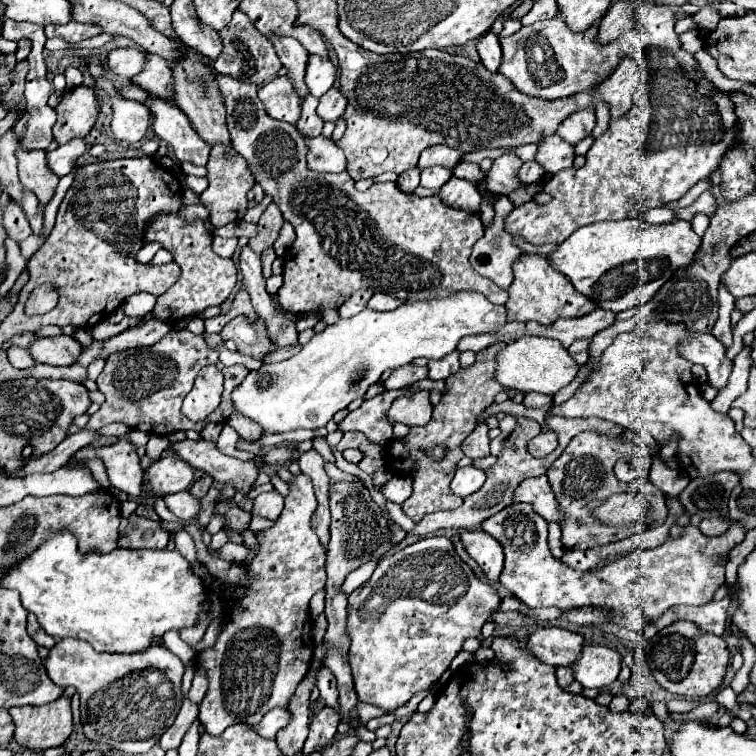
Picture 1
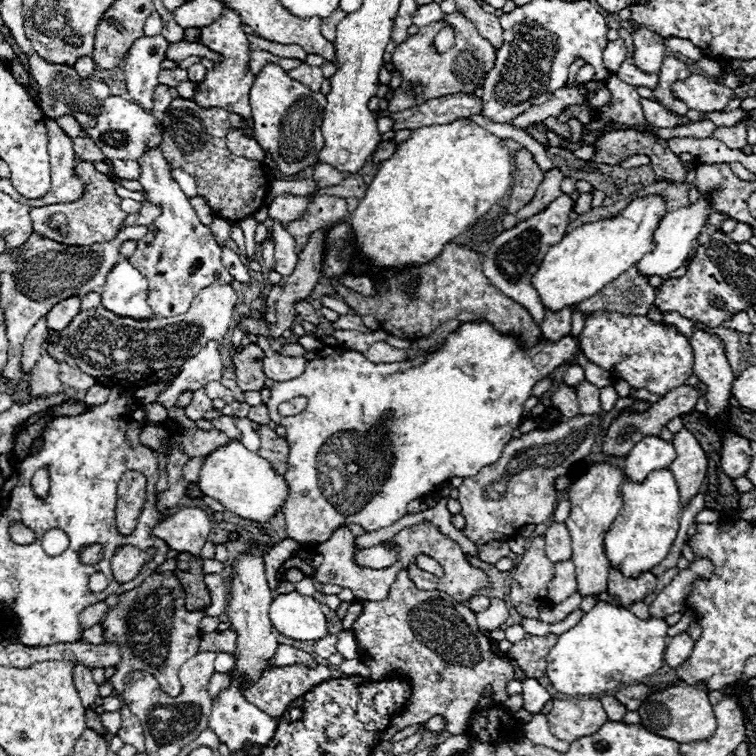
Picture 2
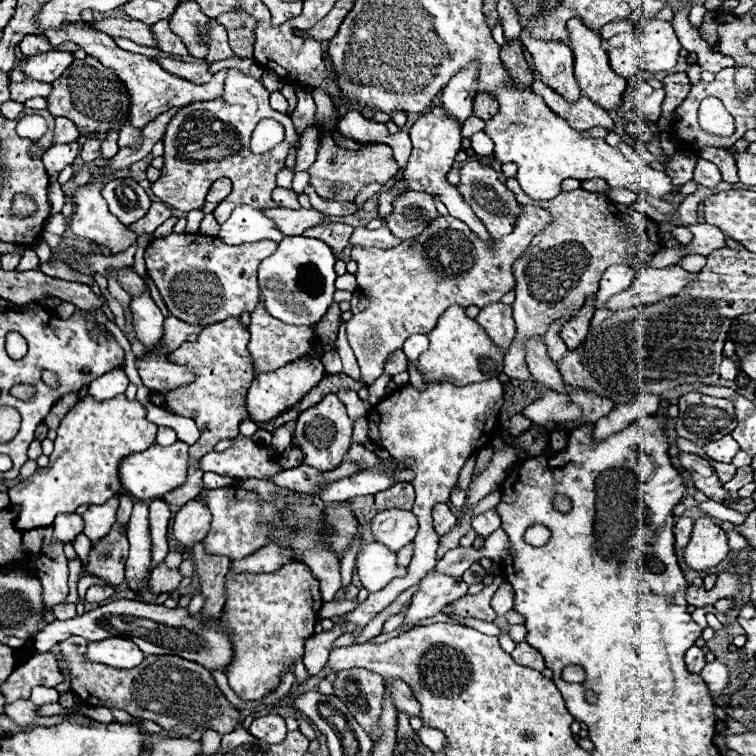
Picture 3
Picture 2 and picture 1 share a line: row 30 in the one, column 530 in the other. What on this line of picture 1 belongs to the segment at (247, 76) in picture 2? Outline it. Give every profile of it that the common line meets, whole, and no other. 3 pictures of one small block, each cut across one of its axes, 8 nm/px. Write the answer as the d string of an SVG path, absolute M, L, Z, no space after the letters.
M648 6L648 10L640 10L640 14L636 14L636 16L638 16L638 18L636 18L636 28L640 30L640 32L638 32L638 42L640 42L640 44L638 44L636 50L640 50L640 54L642 54L642 64L640 64L640 66L646 70L646 82L648 82L648 84L646 84L646 98L644 98L644 100L634 100L634 102L632 102L632 108L630 108L624 116L620 116L620 118L616 118L616 120L610 120L608 130L606 130L602 136L598 136L598 138L594 140L592 148L586 152L586 164L584 164L582 168L568 168L568 170L564 170L564 172L560 172L560 174L554 174L554 176L550 178L550 182L548 182L548 192L552 194L552 202L550 202L550 204L526 202L526 204L522 204L522 206L518 206L518 208L512 210L512 214L506 218L506 228L508 228L508 232L522 236L522 238L524 238L526 242L530 242L530 244L562 244L564 238L568 238L568 236L570 236L576 228L580 228L580 226L586 226L586 224L592 224L592 222L604 222L604 220L642 218L642 214L644 214L646 210L650 210L650 208L660 208L660 206L664 206L664 204L668 204L668 202L680 200L698 180L706 178L708 174L712 174L712 172L718 168L718 164L720 164L724 152L734 144L734 138L736 138L736 126L734 126L734 124L736 124L736 114L734 114L734 104L728 100L728 94L726 94L726 92L716 90L716 88L704 78L702 70L696 66L694 56L690 56L690 54L678 50L676 44L680 44L680 42L678 42L678 34L674 32L676 12L670 10L670 6Z

